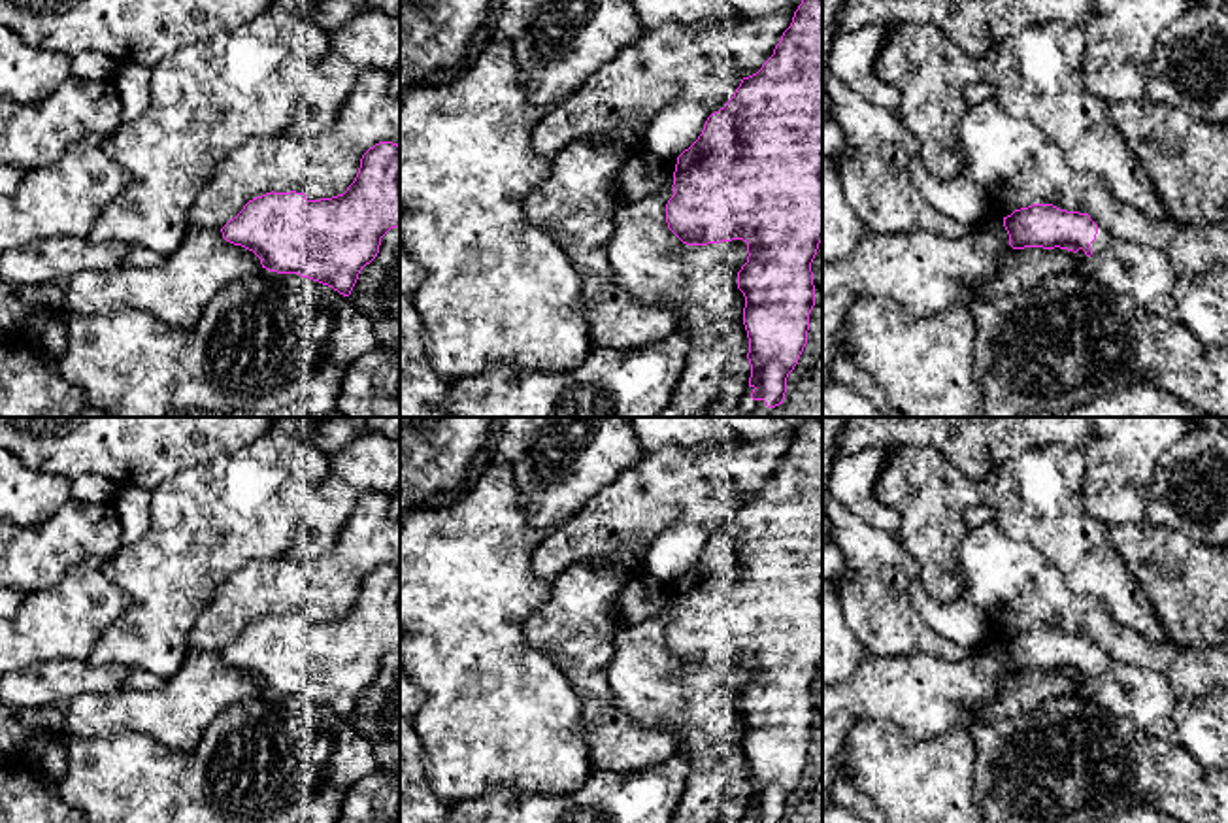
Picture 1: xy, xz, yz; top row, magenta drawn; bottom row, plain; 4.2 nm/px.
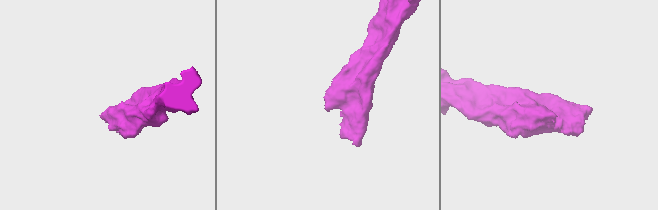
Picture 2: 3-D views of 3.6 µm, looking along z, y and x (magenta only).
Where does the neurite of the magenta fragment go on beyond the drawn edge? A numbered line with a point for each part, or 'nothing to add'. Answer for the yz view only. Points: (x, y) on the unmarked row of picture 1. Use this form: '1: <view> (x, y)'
1: yz (1200, 725)

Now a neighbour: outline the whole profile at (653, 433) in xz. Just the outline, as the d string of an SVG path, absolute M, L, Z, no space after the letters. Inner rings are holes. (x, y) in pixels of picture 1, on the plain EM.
M630 417L630 427L643 449L664 445L690 447L721 444L726 453L766 438L796 434L807 417Z

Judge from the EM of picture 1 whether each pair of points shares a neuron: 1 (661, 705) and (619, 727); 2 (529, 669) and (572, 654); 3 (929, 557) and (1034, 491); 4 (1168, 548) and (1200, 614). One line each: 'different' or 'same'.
1: different
2: different
3: same
4: same

